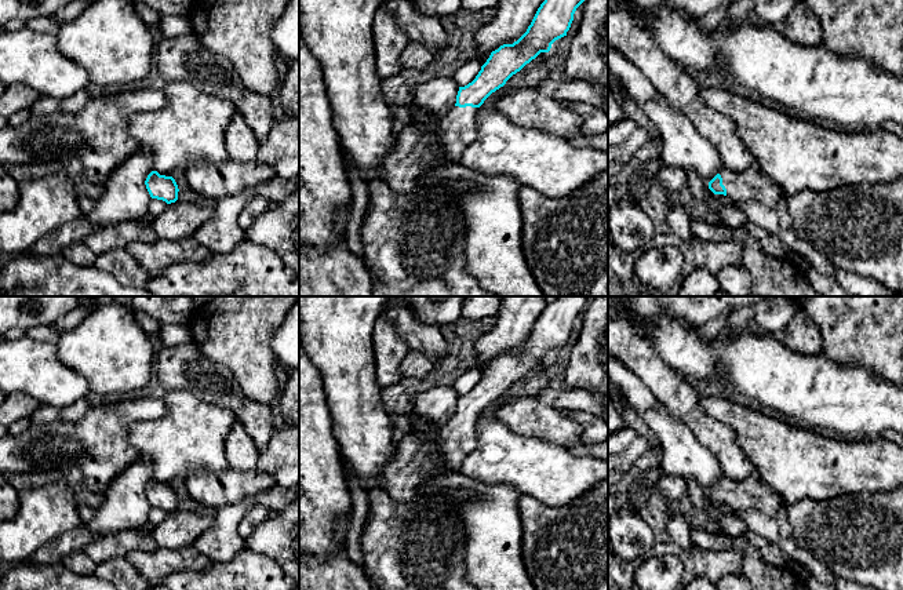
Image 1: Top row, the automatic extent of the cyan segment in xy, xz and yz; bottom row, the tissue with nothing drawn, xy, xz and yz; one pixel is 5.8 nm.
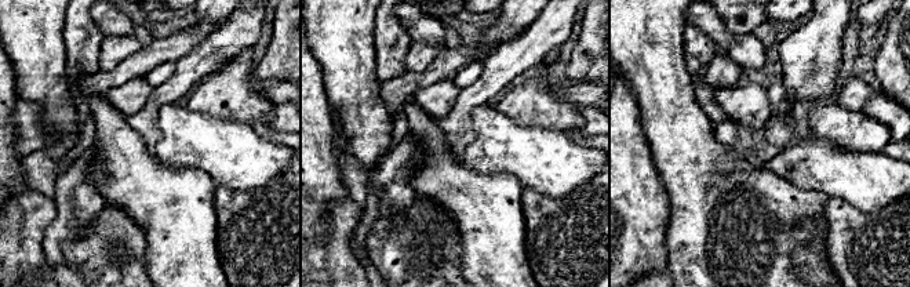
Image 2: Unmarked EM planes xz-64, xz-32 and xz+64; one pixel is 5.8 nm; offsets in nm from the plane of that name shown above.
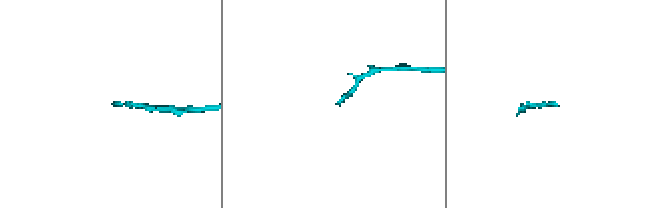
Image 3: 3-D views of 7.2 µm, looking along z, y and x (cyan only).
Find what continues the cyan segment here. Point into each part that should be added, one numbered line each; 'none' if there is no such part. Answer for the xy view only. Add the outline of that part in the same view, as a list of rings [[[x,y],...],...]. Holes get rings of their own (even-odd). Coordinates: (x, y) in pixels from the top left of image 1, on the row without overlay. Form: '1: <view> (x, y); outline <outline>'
none

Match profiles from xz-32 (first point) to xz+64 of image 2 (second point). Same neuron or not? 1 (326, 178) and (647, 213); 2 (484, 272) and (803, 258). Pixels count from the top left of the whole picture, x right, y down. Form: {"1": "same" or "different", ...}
{"1": "same", "2": "same"}

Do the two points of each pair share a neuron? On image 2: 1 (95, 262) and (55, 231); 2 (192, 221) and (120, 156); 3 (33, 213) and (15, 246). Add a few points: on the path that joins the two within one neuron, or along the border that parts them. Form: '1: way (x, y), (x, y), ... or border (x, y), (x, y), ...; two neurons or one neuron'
1: border (93, 220), (73, 240), (62, 244), (65, 262); two neurons
2: way (174, 209), (138, 174); one neuron
3: way (25, 221), (15, 238); one neuron

